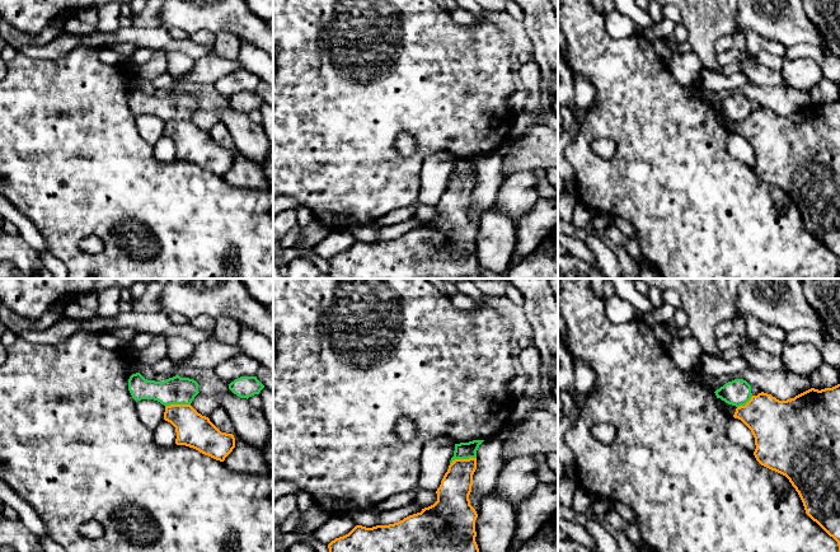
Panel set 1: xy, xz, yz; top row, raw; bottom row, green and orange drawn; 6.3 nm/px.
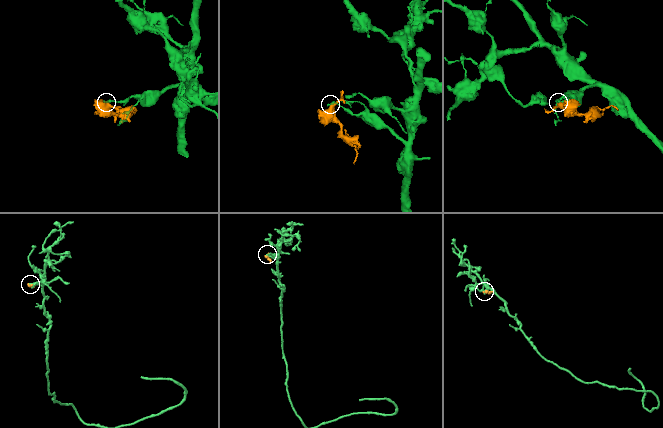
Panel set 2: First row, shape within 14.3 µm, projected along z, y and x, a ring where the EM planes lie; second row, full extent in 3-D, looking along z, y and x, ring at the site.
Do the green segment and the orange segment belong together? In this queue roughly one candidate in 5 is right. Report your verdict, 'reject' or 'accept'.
reject

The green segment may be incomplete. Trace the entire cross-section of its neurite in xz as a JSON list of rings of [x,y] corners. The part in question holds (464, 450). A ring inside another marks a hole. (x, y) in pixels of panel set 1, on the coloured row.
[[[473,440],[469,443],[455,444],[455,452],[454,452],[454,457],[450,460],[450,464],[455,459],[477,458],[477,450],[483,441],[484,440]]]

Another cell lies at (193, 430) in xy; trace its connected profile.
[[[191,404],[165,407],[164,420],[175,427],[177,445],[186,445],[224,462],[235,448],[233,434],[221,432],[208,417],[198,413]]]

